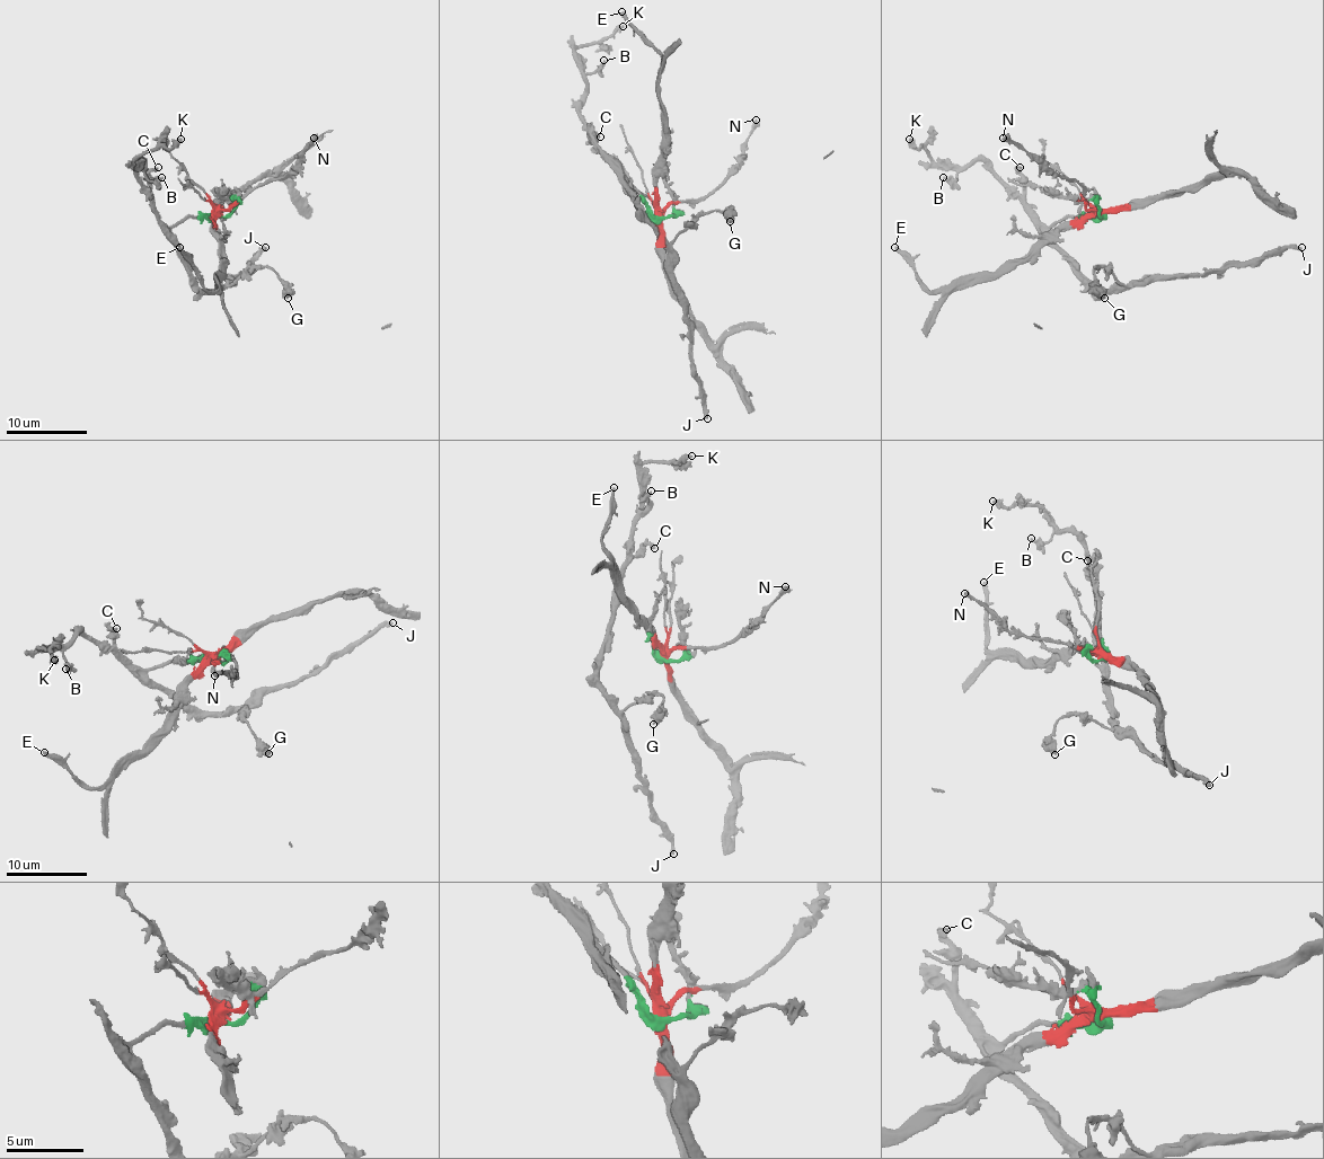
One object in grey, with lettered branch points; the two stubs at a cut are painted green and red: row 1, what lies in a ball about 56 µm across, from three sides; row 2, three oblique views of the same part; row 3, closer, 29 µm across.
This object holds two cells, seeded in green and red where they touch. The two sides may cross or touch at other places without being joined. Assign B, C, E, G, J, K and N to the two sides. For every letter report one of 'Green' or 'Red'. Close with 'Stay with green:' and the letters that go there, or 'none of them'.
B: Green
C: Green
E: Red
G: Green
J: Green
K: Green
N: Red
Stay with green: B, C, G, J, K

